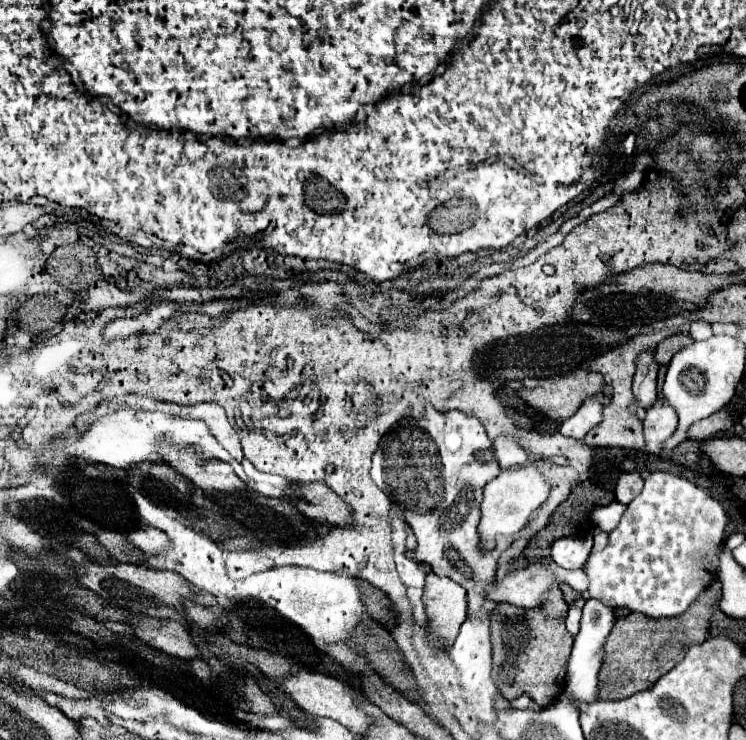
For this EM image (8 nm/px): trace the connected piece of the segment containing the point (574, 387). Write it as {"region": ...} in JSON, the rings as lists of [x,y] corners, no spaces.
{"region":[[[578,368],[554,378],[542,378],[534,388],[522,386],[518,394],[548,418],[566,420],[576,412],[576,408],[580,408],[584,398],[602,392],[602,386],[602,374]]]}

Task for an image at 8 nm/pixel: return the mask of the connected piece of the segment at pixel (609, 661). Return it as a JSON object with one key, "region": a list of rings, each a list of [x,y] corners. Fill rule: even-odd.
{"region":[[[704,590],[704,594],[700,594],[700,598],[696,598],[686,614],[680,614],[680,618],[660,618],[660,622],[652,622],[640,614],[620,618],[604,644],[604,662],[598,674],[598,698],[622,700],[652,688],[660,676],[670,672],[684,658],[686,648],[702,644],[708,638],[708,622],[716,602],[718,594],[714,590]]]}

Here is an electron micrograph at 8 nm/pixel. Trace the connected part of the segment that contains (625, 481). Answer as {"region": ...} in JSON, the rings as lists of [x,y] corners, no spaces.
{"region":[[[624,472],[616,482],[616,500],[622,504],[630,504],[642,490],[642,478],[638,472]]]}

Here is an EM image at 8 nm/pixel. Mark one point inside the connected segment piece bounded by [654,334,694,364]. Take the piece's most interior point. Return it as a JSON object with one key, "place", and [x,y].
{"place":[669,346]}

